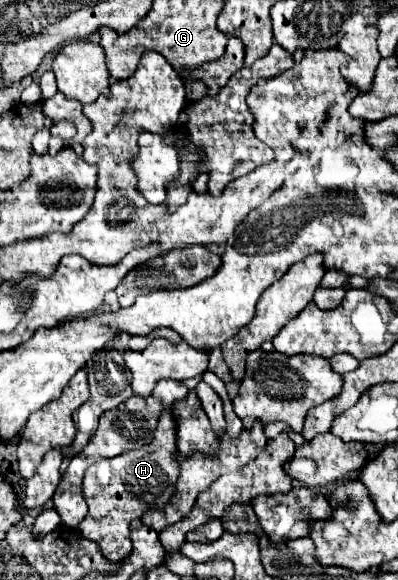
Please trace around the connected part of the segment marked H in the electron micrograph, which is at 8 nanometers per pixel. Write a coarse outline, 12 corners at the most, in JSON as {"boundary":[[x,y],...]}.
{"boundary":[[177,420],[151,444],[89,466],[79,532],[109,562],[129,524],[163,510],[179,480]]}

